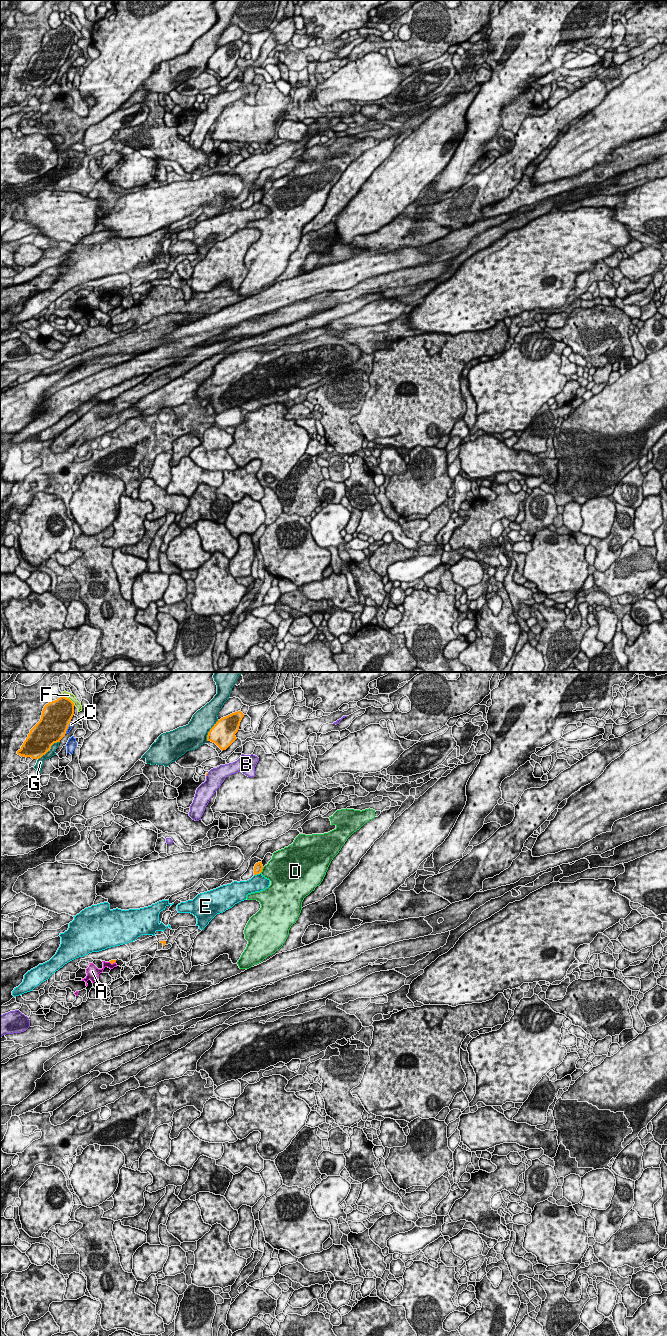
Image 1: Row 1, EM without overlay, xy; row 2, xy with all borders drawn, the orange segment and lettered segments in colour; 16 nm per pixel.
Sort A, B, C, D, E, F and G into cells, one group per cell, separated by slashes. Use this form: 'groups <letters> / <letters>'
groups A / B / C / D / E / F / G

